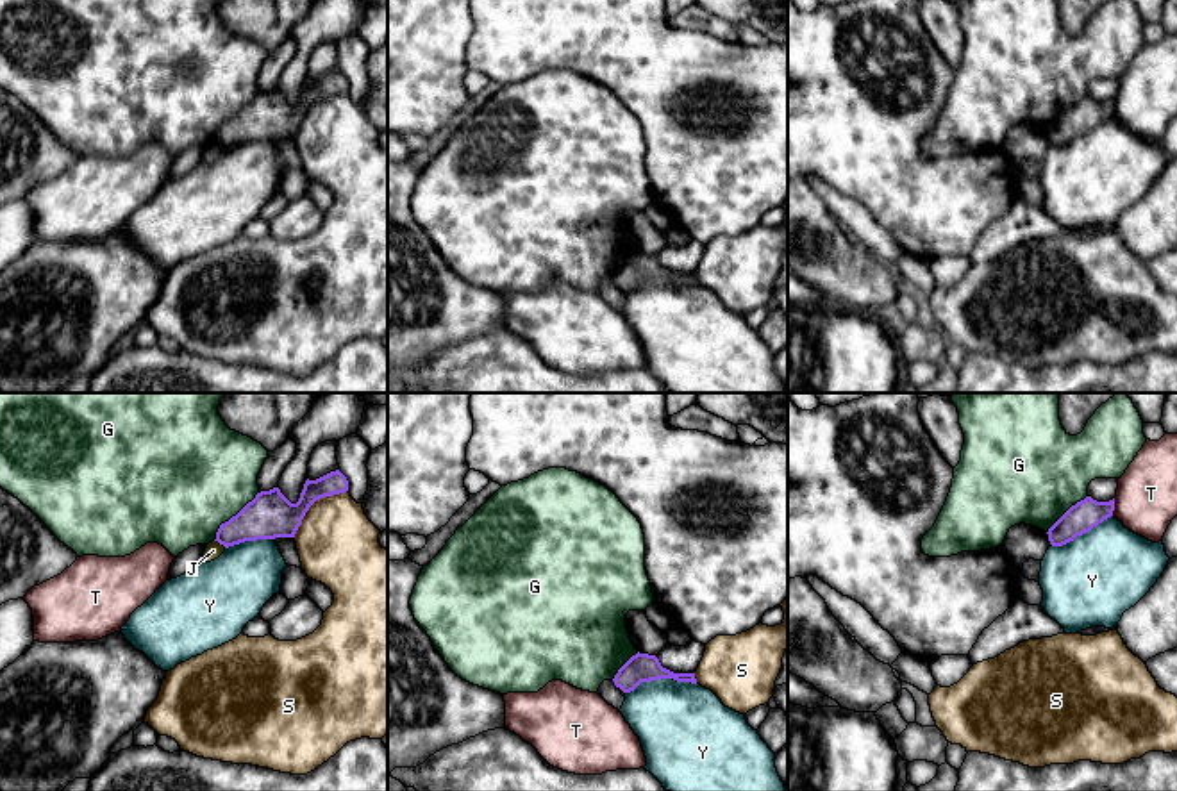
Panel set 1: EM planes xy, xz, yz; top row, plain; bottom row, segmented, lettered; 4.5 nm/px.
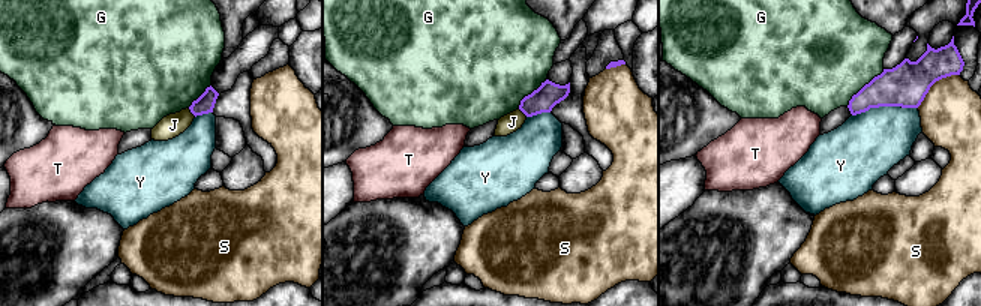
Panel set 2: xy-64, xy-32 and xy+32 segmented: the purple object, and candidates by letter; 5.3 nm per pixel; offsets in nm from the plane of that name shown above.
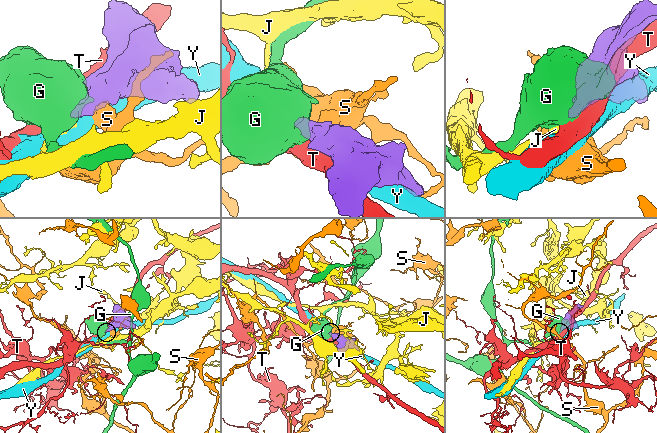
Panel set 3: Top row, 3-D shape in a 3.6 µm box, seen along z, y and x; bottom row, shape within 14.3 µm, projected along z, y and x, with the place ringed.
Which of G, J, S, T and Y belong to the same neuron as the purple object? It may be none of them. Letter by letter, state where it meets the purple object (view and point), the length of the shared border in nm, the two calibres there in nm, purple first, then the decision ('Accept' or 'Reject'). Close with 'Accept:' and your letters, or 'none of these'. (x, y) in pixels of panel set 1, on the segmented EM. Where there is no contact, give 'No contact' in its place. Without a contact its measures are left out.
G: Touches purple at xy (233, 516). Shared border 320 nm. Thickness 220 nm (purple) against 500 nm. Reject
J: Touches purple at xy (220, 543). Shared border 70 nm. Thickness 200 nm (purple) against 70 nm. Reject
S: Touches purple at xy (313, 502). Shared border 320 nm. Thickness 220 nm (purple) against 360 nm. Reject
T: Touches purple at yz (1113, 507). Shared border 80 nm. Thickness 140 nm (purple) against 280 nm. Reject
Y: Touches purple at xz (659, 677). Shared border 320 nm. Thickness 130 nm (purple) against 400 nm. Reject
Accept: none of these

